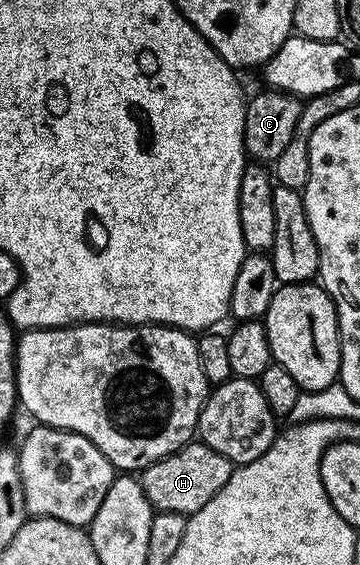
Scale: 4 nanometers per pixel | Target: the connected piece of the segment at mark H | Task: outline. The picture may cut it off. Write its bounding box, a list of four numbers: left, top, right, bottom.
[141,443,232,515]

